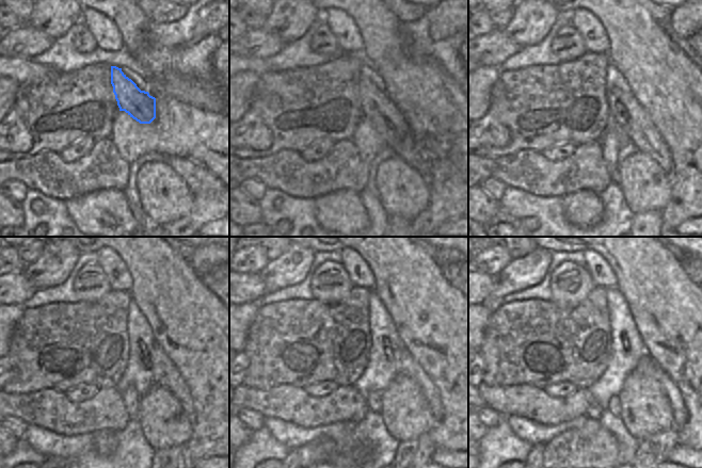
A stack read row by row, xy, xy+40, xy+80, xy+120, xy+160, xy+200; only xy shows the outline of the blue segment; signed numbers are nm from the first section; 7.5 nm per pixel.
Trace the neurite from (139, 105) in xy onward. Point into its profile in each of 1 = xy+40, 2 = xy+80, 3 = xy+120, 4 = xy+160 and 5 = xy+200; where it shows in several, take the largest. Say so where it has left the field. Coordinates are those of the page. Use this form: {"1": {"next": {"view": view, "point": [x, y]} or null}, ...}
{"1": {"next": {"view": "xy+40", "point": [378, 108]}}, "2": {"next": {"view": "xy+80", "point": [626, 114]}}, "3": {"next": {"view": "xy+120", "point": [165, 374]}}, "4": {"next": {"view": "xy+160", "point": [404, 364]}}, "5": {"next": {"view": "xy+200", "point": [680, 414]}}}

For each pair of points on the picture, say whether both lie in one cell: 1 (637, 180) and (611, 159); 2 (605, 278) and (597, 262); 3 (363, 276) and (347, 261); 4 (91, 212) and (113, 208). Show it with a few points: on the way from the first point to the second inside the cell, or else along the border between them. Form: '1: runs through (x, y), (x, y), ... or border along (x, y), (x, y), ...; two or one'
1: border along (619, 162), (619, 165), (611, 175); two
2: runs through (604, 274), (602, 264); one
3: runs through (357, 276), (352, 267); one
4: runs through (96, 212), (108, 209); one

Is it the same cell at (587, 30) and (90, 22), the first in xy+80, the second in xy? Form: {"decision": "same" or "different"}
{"decision": "same"}

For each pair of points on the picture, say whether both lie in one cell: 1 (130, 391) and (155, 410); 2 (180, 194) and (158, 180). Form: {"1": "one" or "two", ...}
{"1": "two", "2": "one"}

